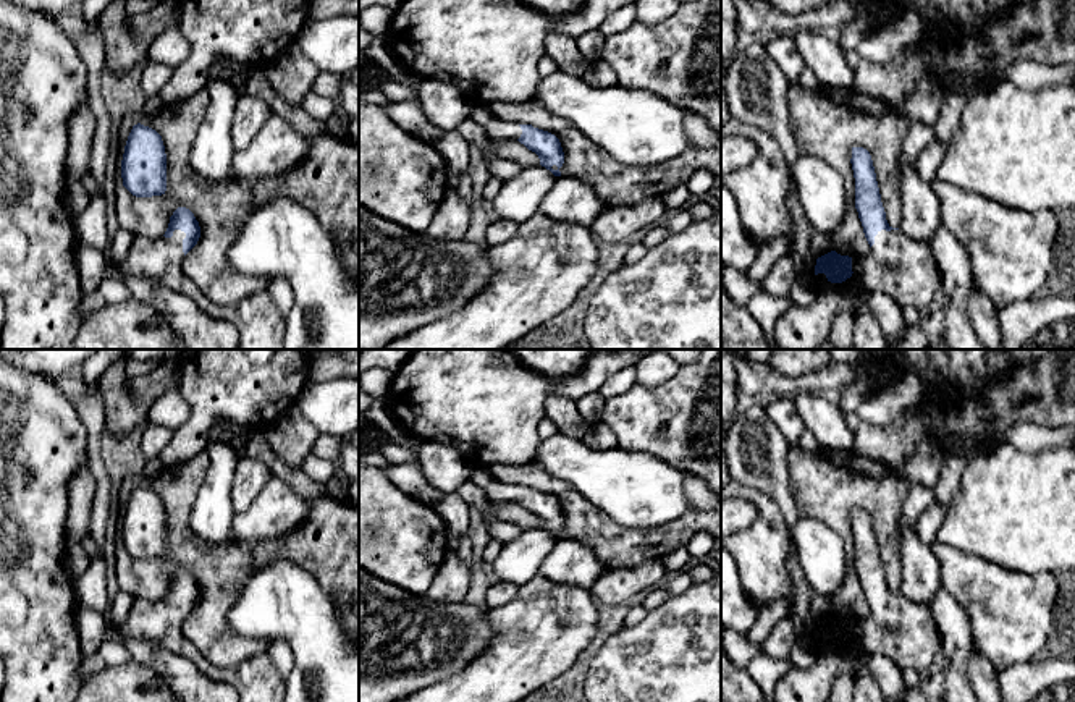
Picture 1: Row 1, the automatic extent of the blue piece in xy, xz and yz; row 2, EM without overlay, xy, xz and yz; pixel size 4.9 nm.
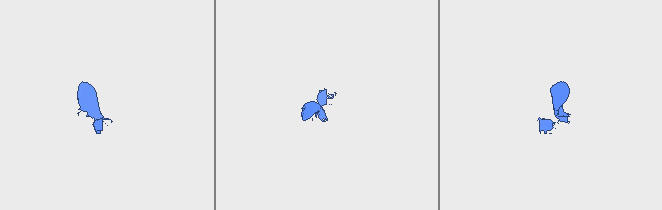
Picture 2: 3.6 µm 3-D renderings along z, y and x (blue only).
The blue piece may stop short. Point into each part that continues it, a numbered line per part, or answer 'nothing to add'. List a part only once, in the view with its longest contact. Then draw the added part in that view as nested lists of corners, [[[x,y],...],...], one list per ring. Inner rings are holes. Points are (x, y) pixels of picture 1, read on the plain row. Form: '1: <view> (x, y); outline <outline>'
1: xy (256, 680); outline [[[175,592],[171,600],[149,600],[137,597],[126,621],[118,626],[120,637],[154,641],[163,645],[167,650],[191,660],[207,678],[233,686],[239,696],[239,702],[285,702],[286,679],[276,671],[276,666],[272,663],[267,653],[251,657],[236,666],[223,668],[209,662],[197,650],[197,647],[183,634],[184,600],[186,595],[181,592]]]

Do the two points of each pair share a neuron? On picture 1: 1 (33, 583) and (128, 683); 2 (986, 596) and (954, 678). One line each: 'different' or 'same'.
1: different
2: different

